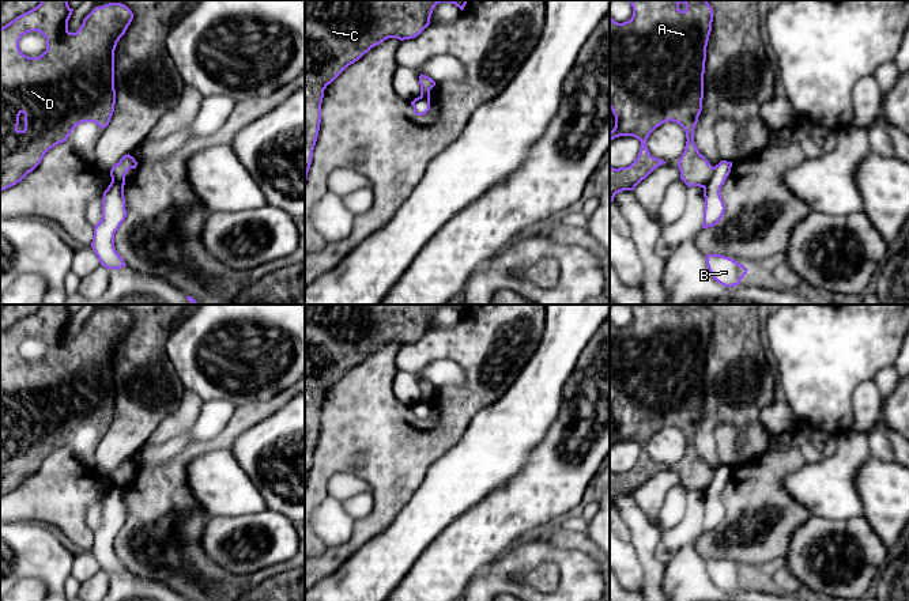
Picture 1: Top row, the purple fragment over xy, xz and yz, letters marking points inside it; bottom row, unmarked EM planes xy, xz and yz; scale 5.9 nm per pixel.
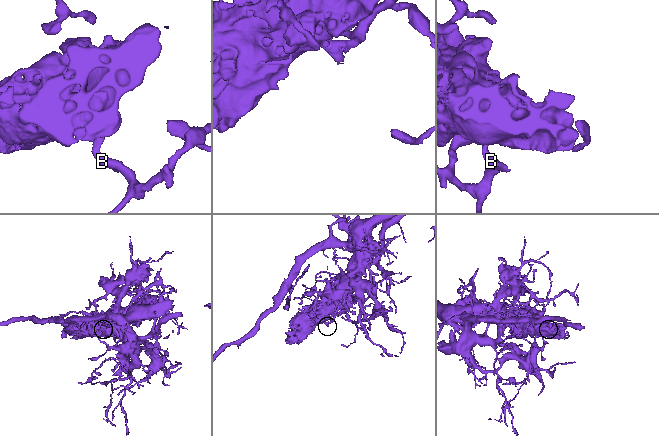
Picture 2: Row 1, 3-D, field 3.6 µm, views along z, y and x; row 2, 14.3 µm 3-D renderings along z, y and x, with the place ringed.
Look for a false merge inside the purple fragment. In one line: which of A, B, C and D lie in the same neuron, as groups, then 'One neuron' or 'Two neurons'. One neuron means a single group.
Groups: A C D / B. Two neurons

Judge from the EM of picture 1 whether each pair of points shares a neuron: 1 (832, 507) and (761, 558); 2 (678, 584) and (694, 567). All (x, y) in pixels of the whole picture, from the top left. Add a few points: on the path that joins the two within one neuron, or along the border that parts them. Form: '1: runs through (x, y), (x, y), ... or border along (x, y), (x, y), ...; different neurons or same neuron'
1: border along (788, 494), (813, 514); different neurons
2: runs through (682, 579), (690, 571); same neuron

